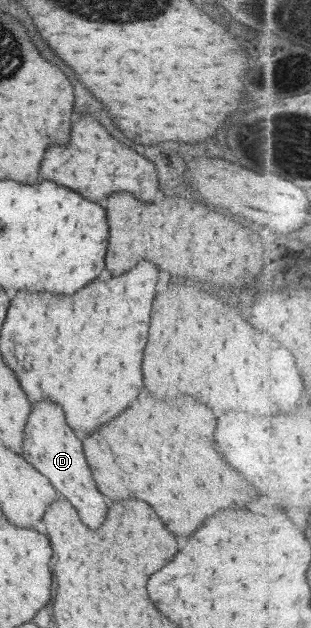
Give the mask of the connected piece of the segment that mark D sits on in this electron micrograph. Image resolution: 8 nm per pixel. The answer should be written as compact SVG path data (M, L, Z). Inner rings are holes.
M39 402L33 406L29 422L25 426L25 442L23 442L23 456L25 460L41 474L49 478L49 482L69 500L77 510L79 518L89 528L99 528L107 514L107 504L103 494L97 490L93 474L87 466L81 440L73 434L73 430L65 422L65 414L59 404L53 402ZM63 436L63 438L57 438Z

